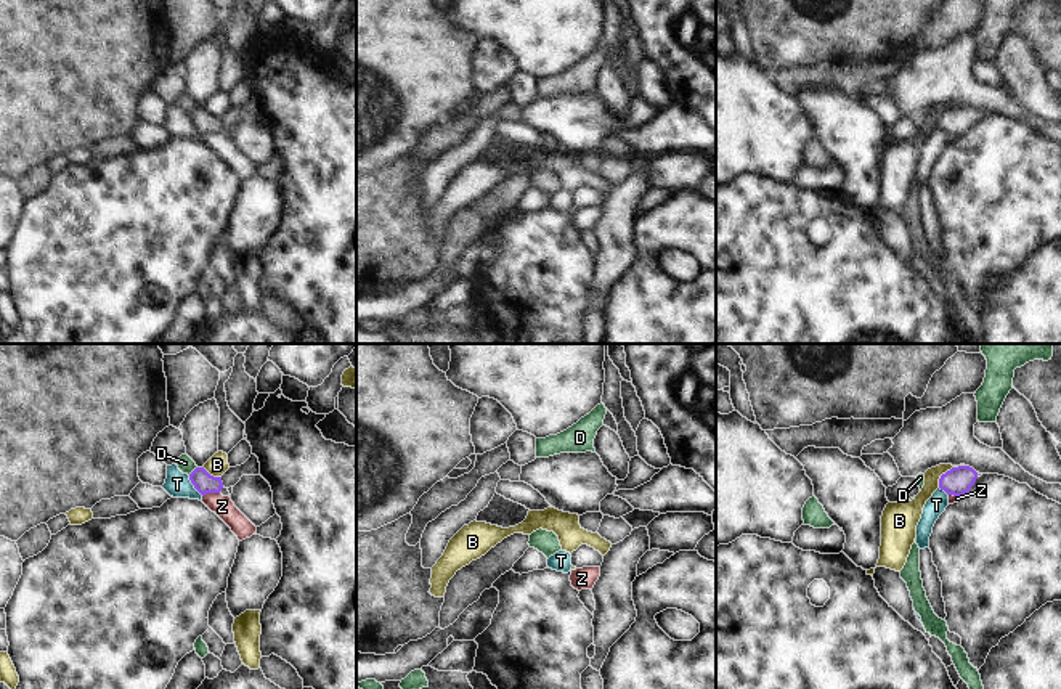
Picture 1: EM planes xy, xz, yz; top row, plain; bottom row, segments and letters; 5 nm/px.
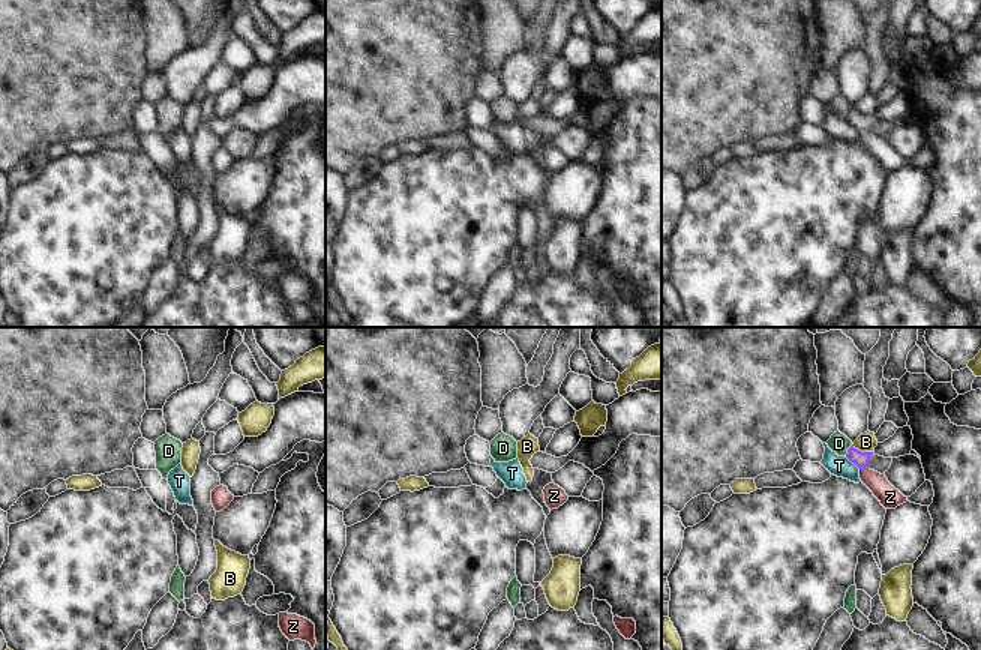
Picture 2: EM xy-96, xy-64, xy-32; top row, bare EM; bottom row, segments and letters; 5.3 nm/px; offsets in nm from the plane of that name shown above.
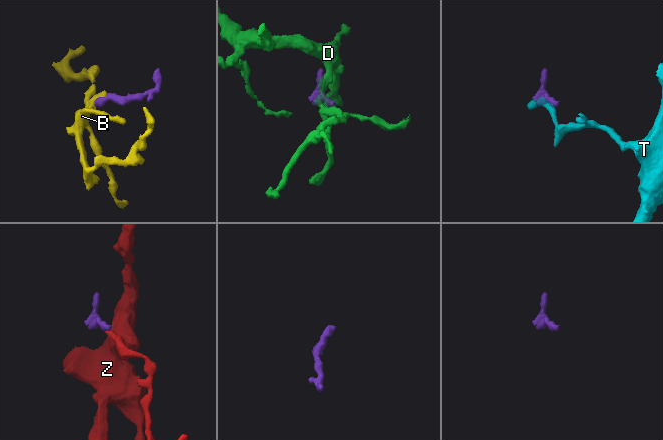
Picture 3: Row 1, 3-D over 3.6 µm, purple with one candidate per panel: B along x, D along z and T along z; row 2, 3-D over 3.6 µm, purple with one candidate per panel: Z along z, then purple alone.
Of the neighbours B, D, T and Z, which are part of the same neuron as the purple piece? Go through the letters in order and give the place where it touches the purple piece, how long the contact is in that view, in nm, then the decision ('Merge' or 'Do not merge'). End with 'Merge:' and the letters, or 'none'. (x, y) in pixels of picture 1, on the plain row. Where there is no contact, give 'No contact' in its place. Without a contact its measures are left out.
B: Touches purple at yz (947, 111). Shared border 180 nm. Do not merge
D: Touches purple at xy (193, 111). Shared border 60 nm. Do not merge
T: Touches purple at xy (193, 124). Shared border 130 nm. Do not merge
Z: Touches purple at xy (211, 132). Shared border 90 nm. Do not merge
Merge: none.

